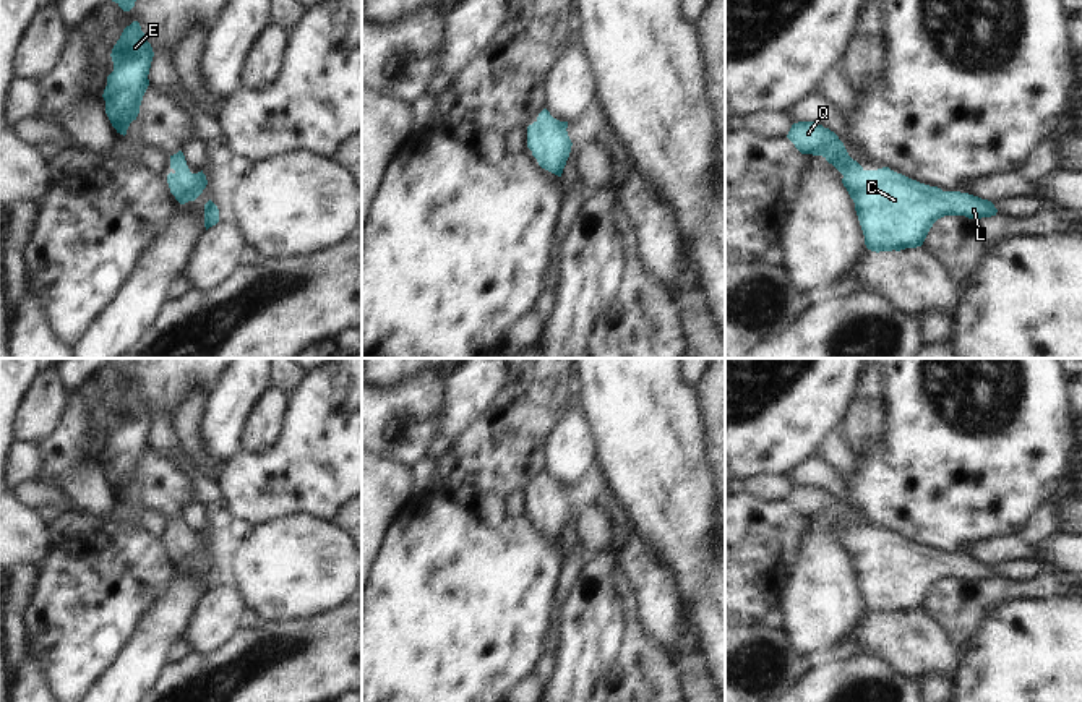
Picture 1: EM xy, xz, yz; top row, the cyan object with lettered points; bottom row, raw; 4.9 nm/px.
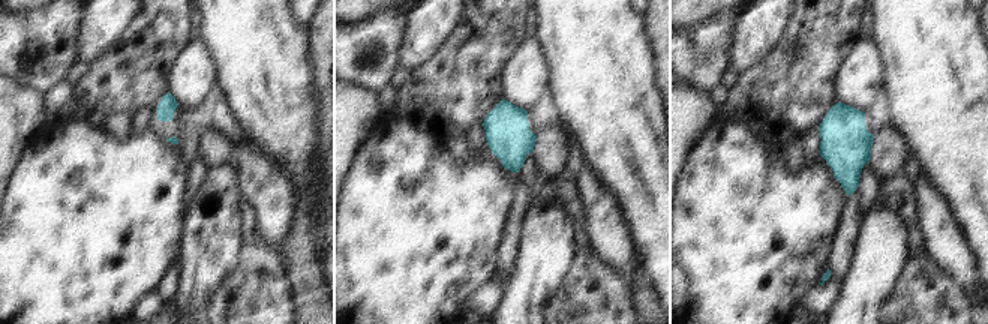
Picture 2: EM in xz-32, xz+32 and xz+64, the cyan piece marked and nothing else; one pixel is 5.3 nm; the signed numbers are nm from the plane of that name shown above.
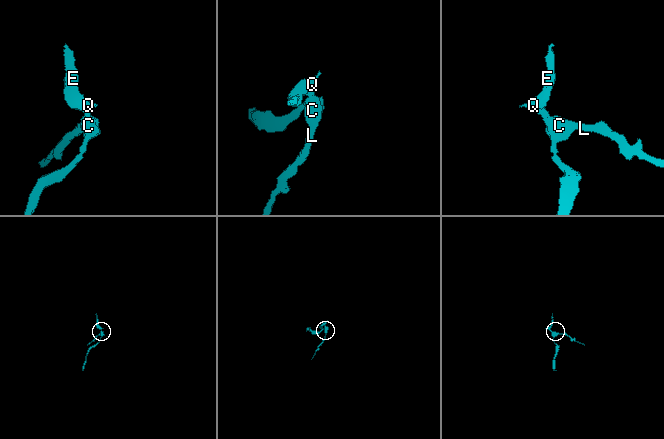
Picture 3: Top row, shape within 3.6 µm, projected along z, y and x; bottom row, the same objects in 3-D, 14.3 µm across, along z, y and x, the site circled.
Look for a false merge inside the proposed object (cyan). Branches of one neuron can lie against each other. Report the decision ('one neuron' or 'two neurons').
one neuron

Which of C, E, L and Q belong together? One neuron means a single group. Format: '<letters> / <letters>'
C E L Q

